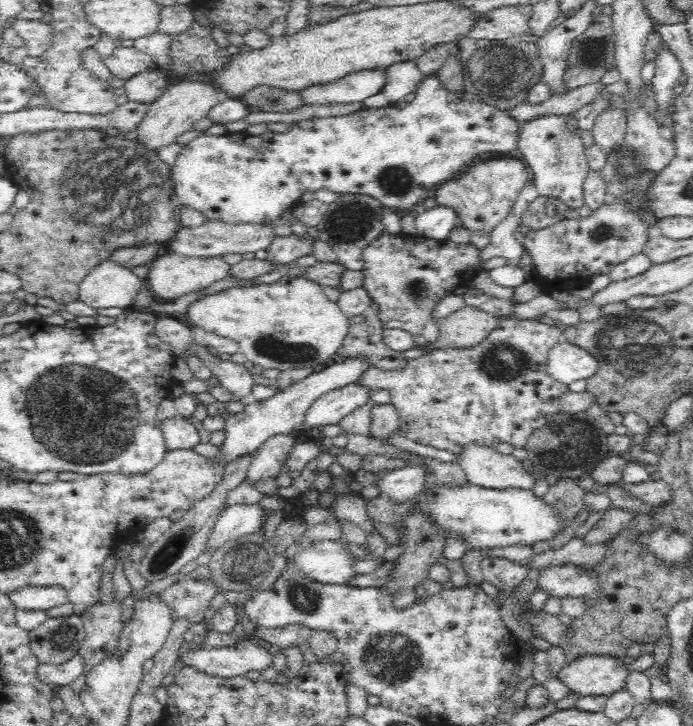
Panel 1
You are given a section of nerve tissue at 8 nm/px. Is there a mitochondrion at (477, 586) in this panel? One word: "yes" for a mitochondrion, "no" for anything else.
no

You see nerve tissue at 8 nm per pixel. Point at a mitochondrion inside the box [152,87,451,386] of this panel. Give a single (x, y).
(351, 222)

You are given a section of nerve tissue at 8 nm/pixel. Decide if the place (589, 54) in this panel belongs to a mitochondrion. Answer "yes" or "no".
yes

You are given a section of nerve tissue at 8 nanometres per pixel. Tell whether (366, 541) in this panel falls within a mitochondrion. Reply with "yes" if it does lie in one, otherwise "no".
no

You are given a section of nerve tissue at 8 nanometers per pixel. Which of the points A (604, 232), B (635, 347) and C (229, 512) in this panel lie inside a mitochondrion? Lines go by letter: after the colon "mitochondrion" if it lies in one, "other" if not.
A: mitochondrion
B: mitochondrion
C: other

